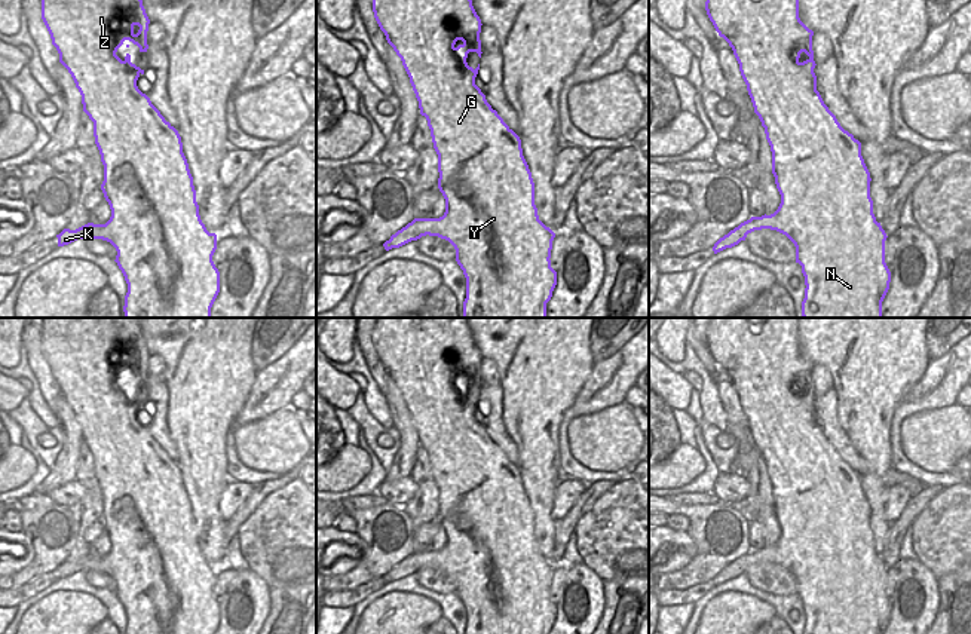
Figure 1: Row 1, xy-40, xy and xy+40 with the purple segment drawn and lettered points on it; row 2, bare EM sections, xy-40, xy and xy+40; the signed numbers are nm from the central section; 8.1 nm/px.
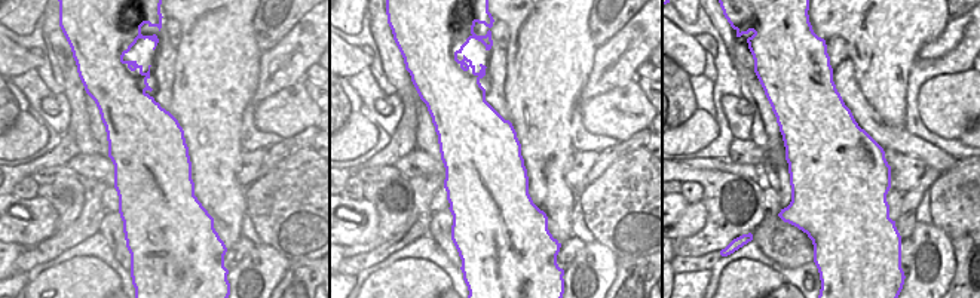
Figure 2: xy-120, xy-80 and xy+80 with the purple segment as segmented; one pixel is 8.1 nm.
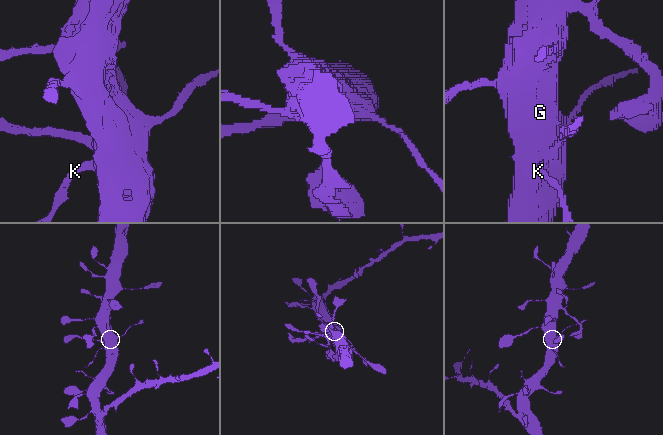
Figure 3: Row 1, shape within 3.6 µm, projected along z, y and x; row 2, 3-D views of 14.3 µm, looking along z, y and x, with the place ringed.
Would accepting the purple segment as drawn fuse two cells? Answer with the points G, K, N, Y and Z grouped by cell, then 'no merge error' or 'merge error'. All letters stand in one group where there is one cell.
G K N Y Z; no merge error

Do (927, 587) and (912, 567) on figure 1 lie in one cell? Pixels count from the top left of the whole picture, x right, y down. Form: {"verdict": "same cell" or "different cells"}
{"verdict": "same cell"}

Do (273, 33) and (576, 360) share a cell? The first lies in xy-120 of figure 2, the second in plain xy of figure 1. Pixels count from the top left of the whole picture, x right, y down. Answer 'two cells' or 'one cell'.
two cells

